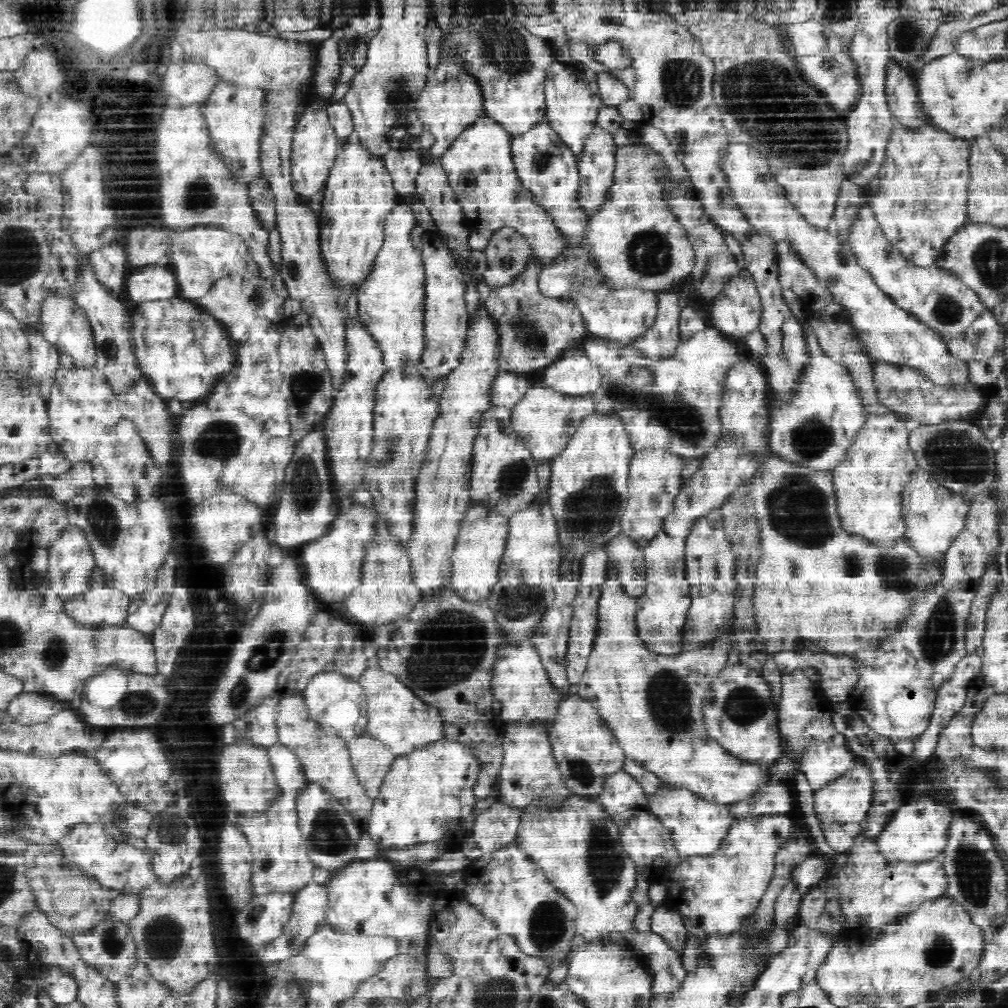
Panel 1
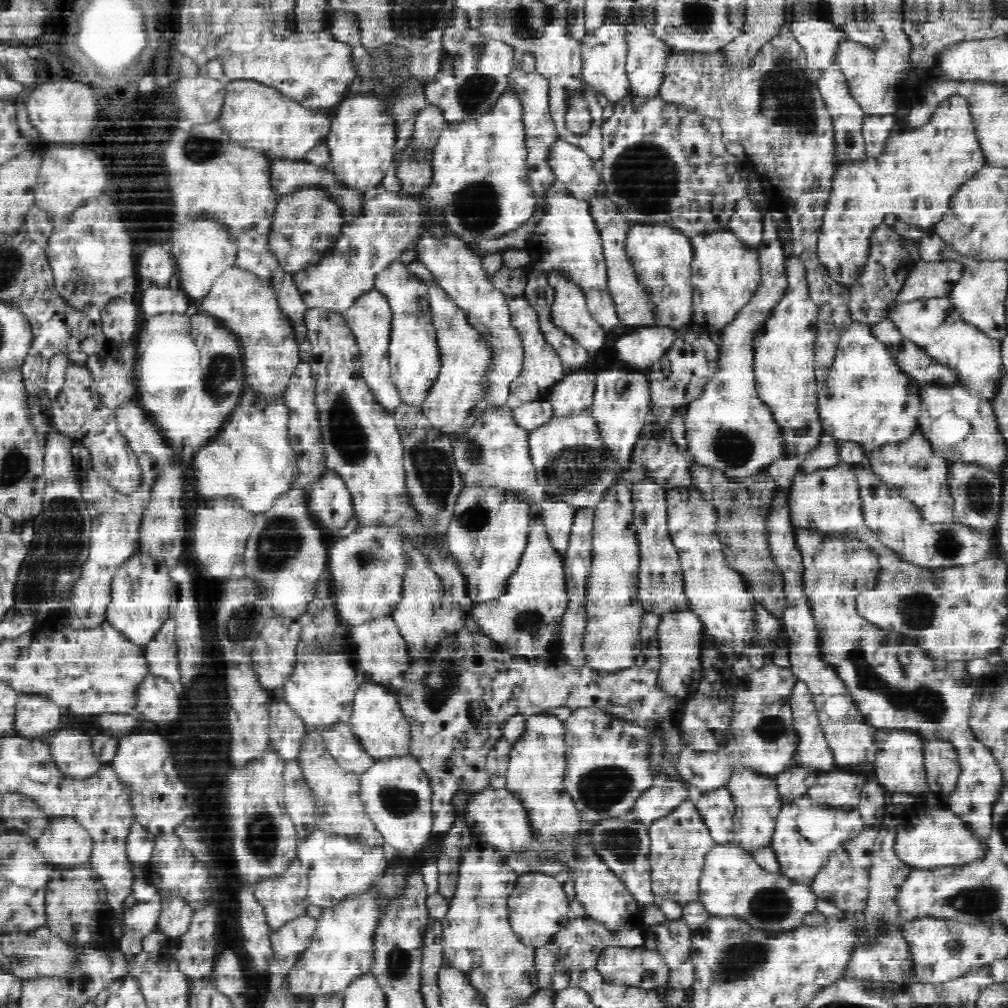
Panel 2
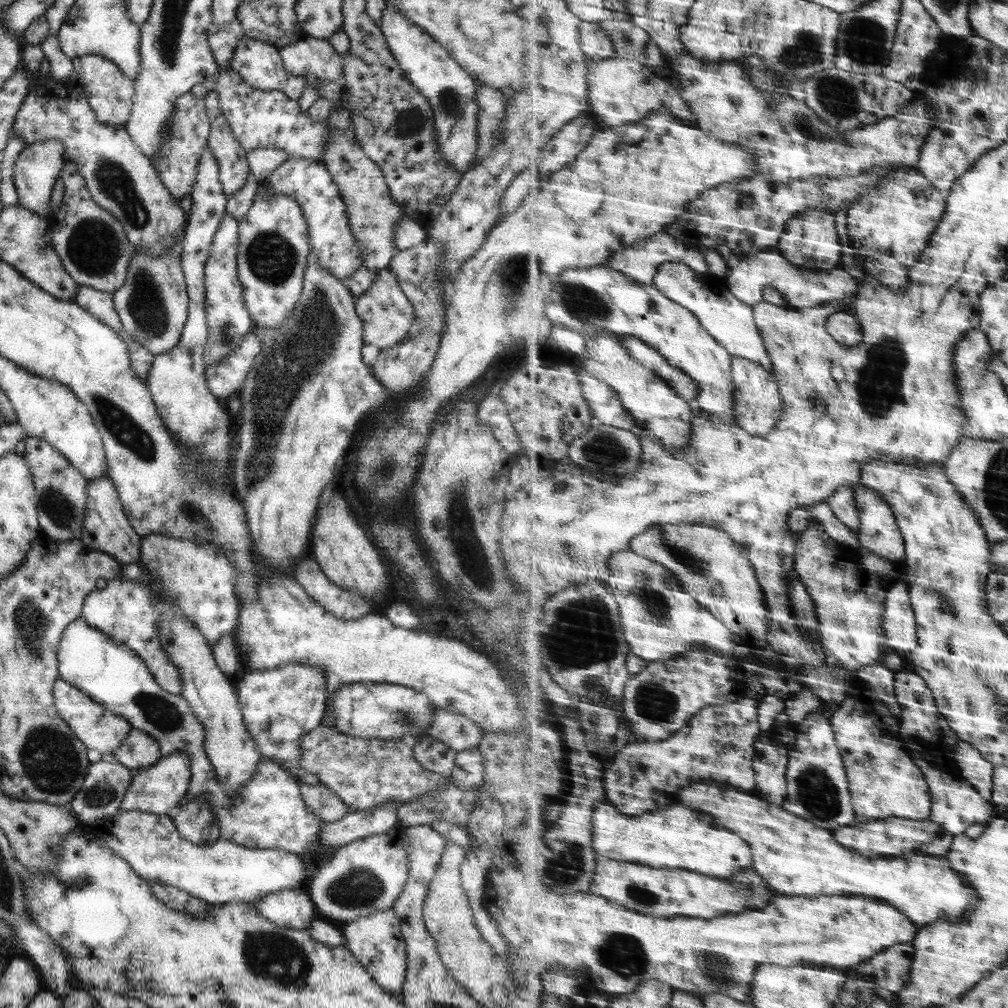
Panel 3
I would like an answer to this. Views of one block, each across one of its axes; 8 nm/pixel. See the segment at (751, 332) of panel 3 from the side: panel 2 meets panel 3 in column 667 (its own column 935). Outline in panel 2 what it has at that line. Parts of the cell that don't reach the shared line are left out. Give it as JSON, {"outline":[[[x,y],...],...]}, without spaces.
{"outline":[[[922,259],[915,262],[915,267],[906,276],[905,285],[895,301],[917,300],[920,297],[949,297],[953,284],[960,278],[961,266],[956,261],[926,263]]]}

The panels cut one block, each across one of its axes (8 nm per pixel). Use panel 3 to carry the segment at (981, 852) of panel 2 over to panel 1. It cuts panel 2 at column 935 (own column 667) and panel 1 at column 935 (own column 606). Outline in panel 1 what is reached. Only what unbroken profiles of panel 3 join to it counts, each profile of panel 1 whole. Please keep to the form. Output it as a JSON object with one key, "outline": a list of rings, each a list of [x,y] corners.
{"outline":[[[916,796],[905,800],[905,803],[889,816],[887,824],[882,827],[880,834],[877,834],[875,842],[879,852],[892,862],[919,863],[940,859],[949,842],[951,822],[948,808],[938,805],[930,796]]]}

